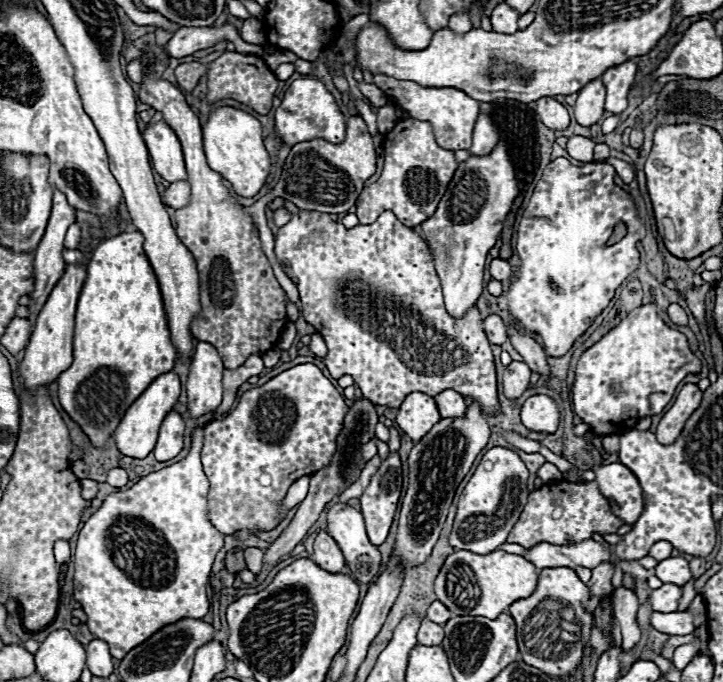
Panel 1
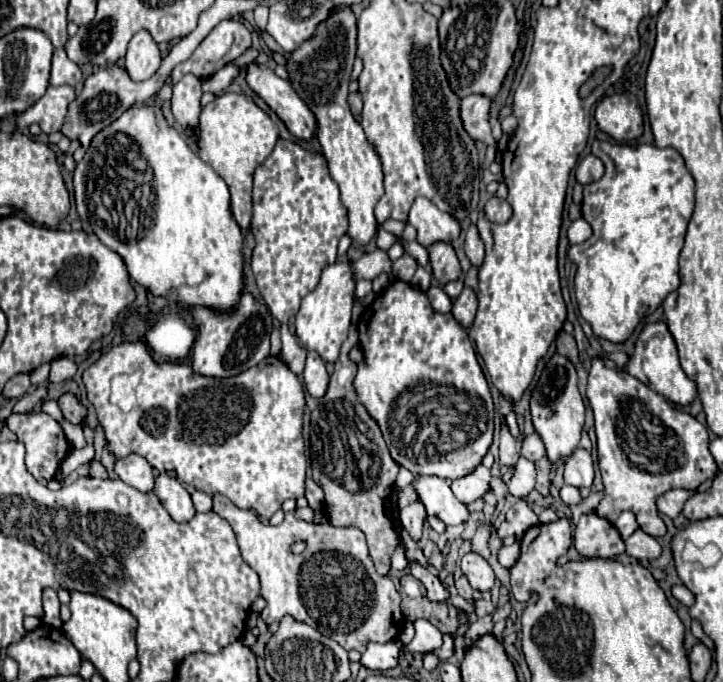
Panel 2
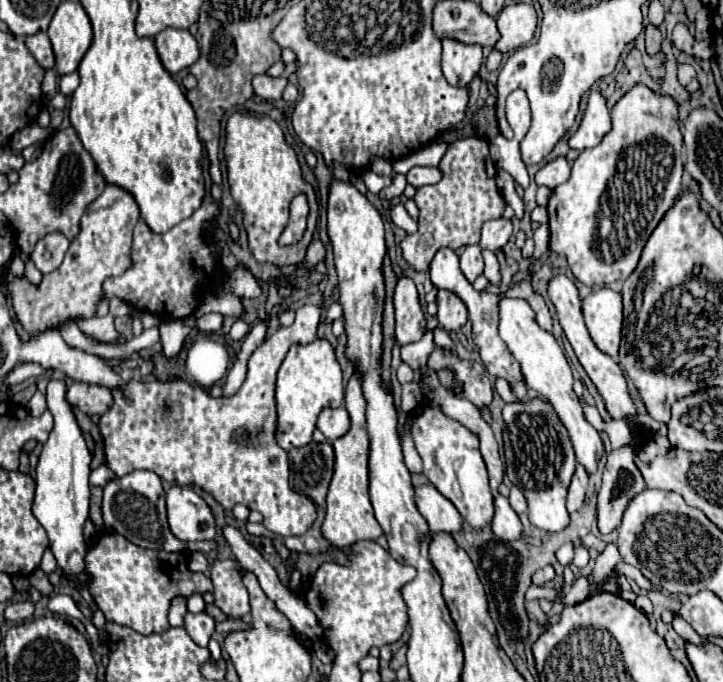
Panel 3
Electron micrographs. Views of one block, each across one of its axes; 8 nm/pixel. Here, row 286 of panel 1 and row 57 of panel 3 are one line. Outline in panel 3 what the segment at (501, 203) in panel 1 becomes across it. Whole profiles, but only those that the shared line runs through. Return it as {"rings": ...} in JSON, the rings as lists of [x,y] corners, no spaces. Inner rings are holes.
{"rings":[[[452,38],[442,40],[442,70],[450,84],[466,86],[478,74],[482,64],[482,46],[464,44]]]}

